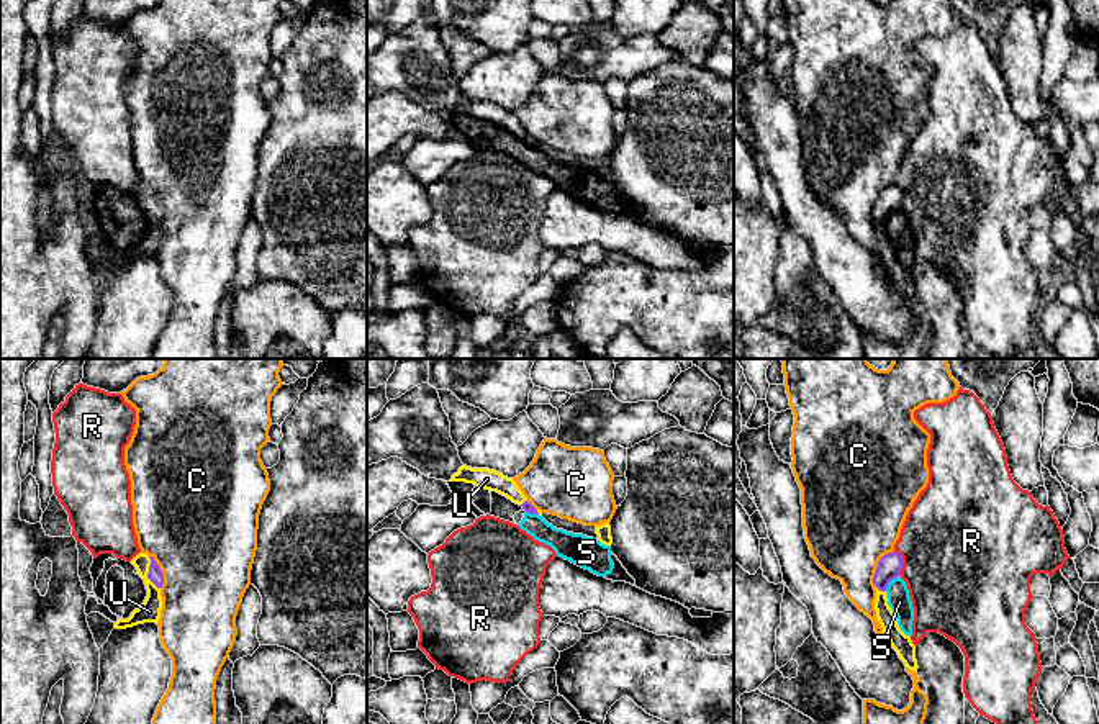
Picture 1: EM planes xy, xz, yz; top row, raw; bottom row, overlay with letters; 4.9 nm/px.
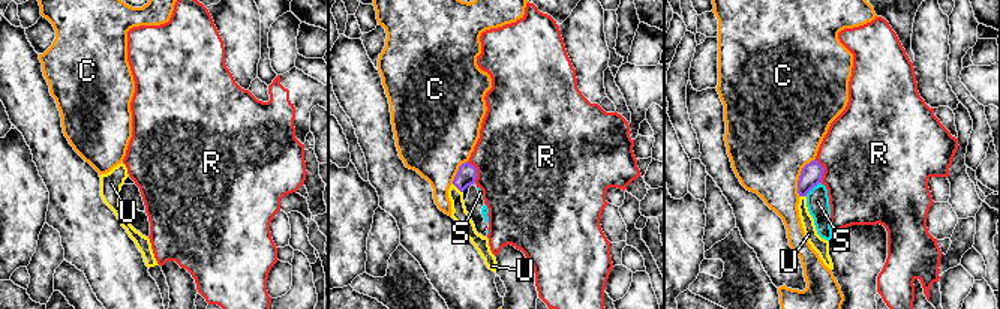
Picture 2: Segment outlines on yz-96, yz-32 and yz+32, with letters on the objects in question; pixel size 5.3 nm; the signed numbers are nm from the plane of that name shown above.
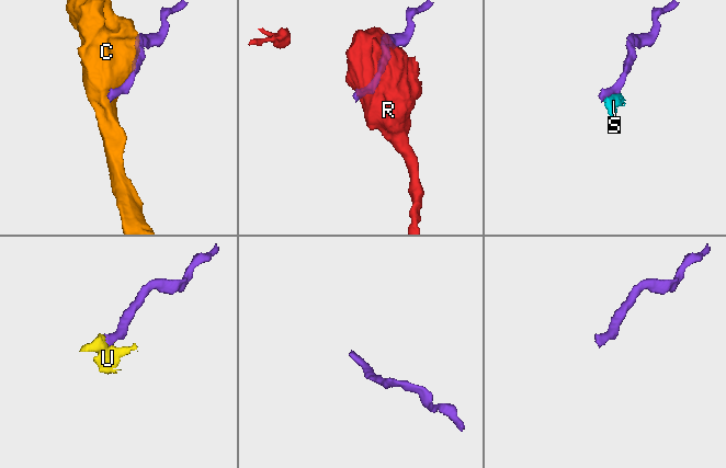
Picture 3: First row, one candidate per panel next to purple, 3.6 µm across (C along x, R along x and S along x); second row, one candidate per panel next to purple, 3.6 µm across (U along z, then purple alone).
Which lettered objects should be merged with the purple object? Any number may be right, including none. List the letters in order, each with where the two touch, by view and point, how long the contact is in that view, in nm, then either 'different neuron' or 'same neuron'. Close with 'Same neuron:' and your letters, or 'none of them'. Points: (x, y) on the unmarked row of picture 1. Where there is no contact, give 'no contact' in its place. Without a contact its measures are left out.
C: yz (878, 199) | 200 nm | different neuron
R: yz (901, 197) | 130 nm | different neuron
S: yz (888, 217) | 90 nm | different neuron
U: xy (148, 207) | 170 nm | same neuron
Same neuron: U

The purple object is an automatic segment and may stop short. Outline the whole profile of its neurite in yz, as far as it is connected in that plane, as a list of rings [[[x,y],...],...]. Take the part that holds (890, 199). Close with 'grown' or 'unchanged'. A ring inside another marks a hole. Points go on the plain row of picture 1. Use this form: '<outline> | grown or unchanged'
[[[889,185],[880,192],[873,210],[876,221],[875,242],[883,260],[883,267],[889,274],[891,280],[898,285],[904,298],[917,306],[919,300],[916,293],[916,278],[912,277],[911,270],[899,262],[896,247],[889,241],[886,231],[886,221],[891,213],[901,210],[901,201],[902,190],[898,185]]] | grown

